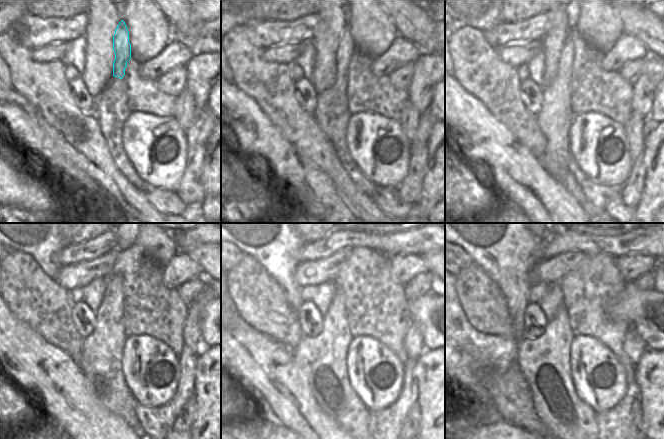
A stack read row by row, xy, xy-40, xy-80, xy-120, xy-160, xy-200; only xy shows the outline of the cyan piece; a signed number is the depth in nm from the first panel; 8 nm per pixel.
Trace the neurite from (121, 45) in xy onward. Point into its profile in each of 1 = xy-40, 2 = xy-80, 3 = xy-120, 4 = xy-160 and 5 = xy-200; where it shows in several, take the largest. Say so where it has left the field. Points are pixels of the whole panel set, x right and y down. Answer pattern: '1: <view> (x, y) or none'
1: xy-40 (332, 102)
2: xy-80 (555, 117)
3: xy-120 (100, 360)
4: xy-160 (322, 359)
5: xy-200 (544, 362)

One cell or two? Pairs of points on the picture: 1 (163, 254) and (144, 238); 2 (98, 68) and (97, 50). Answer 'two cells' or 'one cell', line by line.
1: one cell
2: one cell

